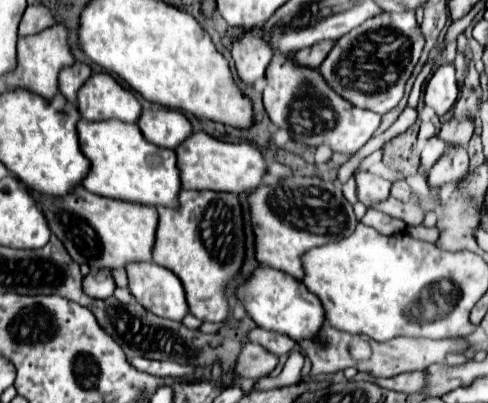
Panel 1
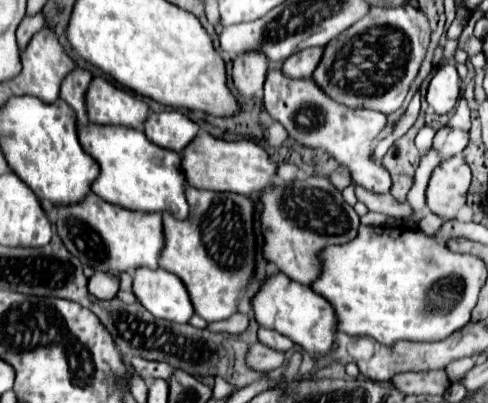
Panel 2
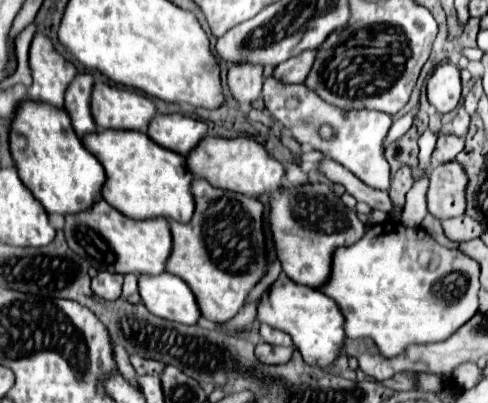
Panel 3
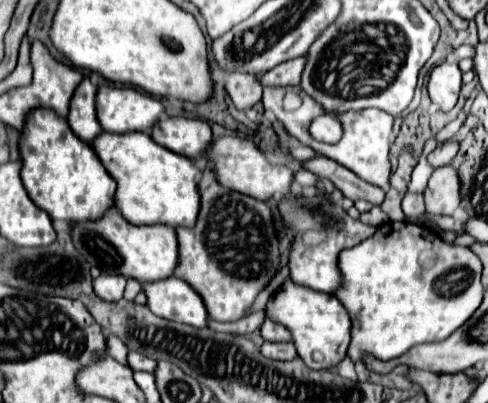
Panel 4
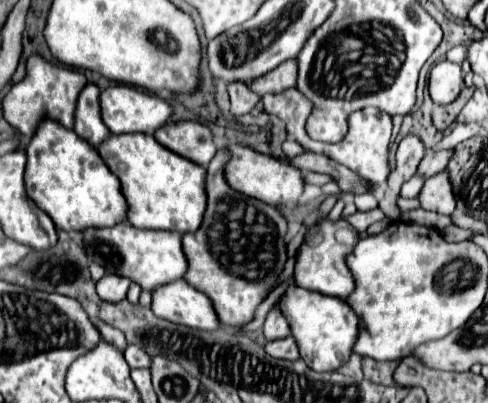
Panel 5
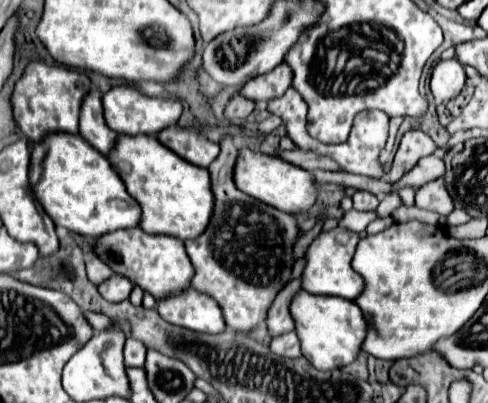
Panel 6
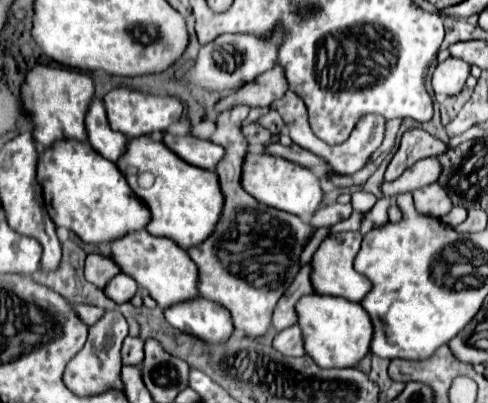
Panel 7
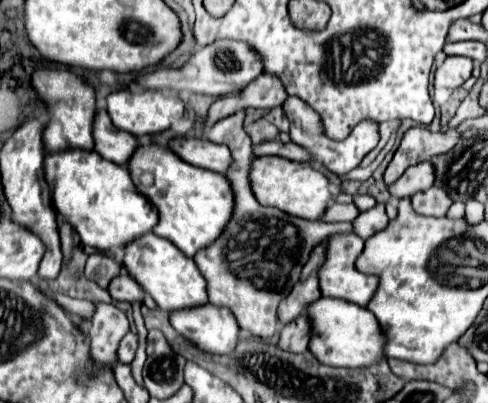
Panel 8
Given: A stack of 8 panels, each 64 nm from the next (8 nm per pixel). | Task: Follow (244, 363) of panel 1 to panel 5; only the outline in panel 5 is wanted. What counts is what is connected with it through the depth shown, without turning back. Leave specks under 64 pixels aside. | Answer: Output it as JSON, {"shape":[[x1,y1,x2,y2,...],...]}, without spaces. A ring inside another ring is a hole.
{"shape":[[292,336,282,338,282,340,268,342,268,344,264,346,264,350,266,350,272,358,282,358,282,360,296,360,296,358,300,358,296,340,294,340]]}

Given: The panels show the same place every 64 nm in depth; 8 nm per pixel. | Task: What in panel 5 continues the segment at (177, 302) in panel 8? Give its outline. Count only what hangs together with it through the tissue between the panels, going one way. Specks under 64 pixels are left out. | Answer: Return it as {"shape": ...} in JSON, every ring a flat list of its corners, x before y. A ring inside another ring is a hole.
{"shape":[[120,222,112,228,84,228,82,244,86,256,104,266,108,274,120,274,140,284,144,290,154,290,168,282,174,282,184,276,188,262,182,252,182,242,178,232,144,232,140,228,130,226,128,222]]}

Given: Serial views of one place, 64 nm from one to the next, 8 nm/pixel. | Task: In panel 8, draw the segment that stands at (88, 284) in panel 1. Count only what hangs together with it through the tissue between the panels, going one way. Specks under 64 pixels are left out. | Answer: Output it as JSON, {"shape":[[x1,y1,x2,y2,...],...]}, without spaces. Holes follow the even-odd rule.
{"shape":[[126,272,118,274,110,286,108,286,108,292,110,296,116,300,116,302,134,302,134,300,144,300,144,290,138,286,138,282,128,276]]}

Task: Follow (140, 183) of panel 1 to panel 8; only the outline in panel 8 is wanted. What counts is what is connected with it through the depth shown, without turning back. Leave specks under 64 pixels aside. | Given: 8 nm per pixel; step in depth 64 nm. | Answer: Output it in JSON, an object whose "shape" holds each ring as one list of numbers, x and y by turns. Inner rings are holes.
{"shape":[[140,144,140,148,136,148,136,156,132,156,132,160,128,162,128,172,140,194,144,194,158,210,160,220,152,232,170,240,188,258,192,258,200,248,212,244,232,218,234,196,228,180,218,172,190,166,188,162,180,160,172,150,166,150,160,144],[142,172,154,174,152,186,140,184]]}

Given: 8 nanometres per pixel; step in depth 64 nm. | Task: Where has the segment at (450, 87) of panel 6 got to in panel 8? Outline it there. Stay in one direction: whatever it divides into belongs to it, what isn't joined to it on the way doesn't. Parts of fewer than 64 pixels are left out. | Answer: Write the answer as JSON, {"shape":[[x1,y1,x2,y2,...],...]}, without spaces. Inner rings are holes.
{"shape":[[448,56,442,66,436,68,434,86,436,88,460,88,472,76,472,60,464,56]]}

